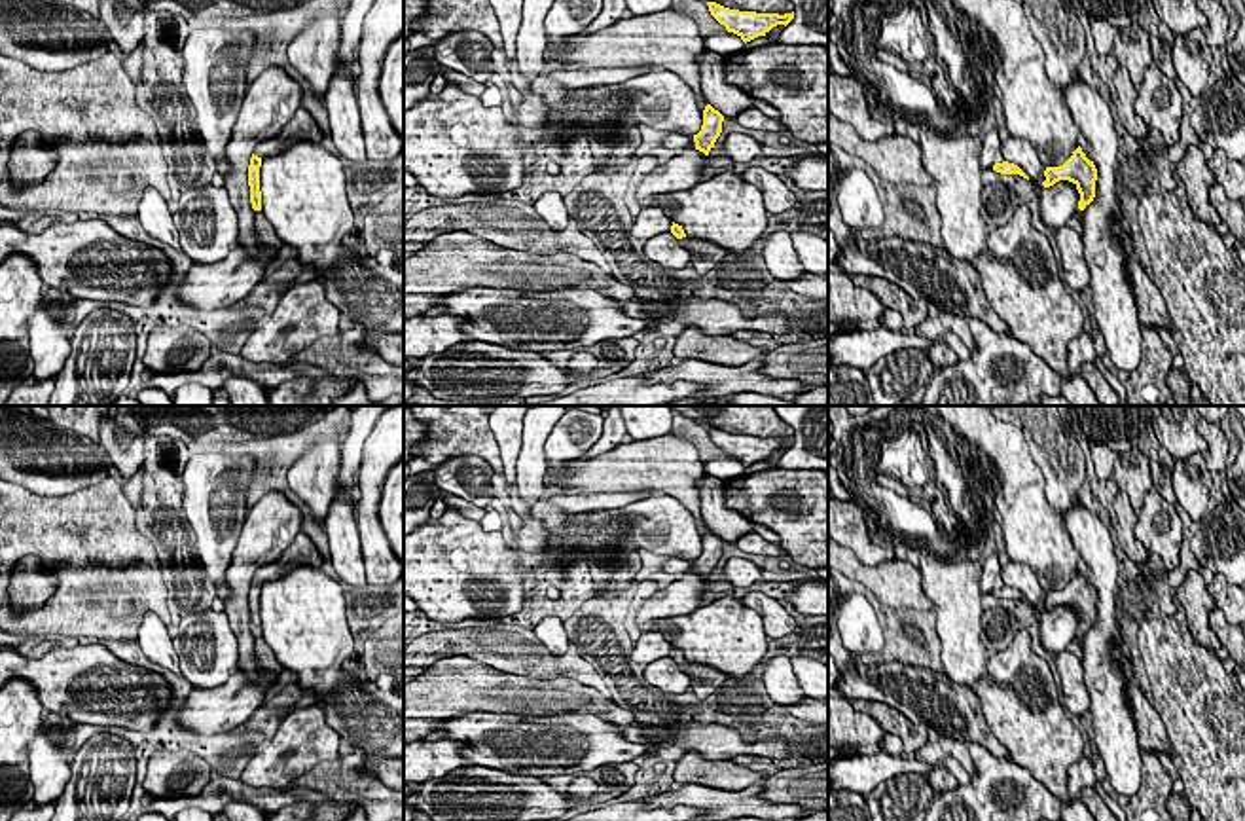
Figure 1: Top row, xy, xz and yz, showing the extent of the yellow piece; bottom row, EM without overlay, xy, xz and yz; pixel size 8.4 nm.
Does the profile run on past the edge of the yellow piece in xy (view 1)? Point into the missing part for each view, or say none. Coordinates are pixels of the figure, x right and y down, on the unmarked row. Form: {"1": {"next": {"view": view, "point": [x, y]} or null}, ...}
{"1": {"next": {"view": "xy", "point": [271, 573]}}}

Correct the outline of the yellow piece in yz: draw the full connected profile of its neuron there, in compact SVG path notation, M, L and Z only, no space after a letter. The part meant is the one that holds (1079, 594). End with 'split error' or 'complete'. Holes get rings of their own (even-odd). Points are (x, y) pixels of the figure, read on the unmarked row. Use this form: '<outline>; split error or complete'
M1080 571L1063 590L1046 592L1044 601L1046 601L1046 605L1042 607L1044 612L1050 612L1059 605L1073 607L1080 618L1078 626L1080 635L1084 635L1095 622L1097 593L1093 586L1086 582Z; complete

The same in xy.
M271 563L267 569L256 567L254 578L248 590L248 611L250 611L250 628L254 635L262 635L262 616L260 616L260 592L265 580L277 580L286 575L288 569L280 569L277 563Z; split error

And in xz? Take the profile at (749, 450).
M707 427L711 440L726 451L728 457L737 459L745 468L766 461L777 449L788 449L794 444L792 438L756 438L724 432L716 427Z; complete

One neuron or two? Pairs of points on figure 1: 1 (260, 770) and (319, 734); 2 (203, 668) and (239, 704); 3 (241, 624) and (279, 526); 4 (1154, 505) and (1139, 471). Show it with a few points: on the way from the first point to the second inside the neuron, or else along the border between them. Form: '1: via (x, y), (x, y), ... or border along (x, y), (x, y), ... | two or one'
1: via (275, 770), (285, 770), (306, 749) | one
2: border along (235, 668), (222, 683), (196, 691) | two
3: via (239, 600), (239, 573), (243, 562), (254, 550) | one
4: border along (1153, 484), (1137, 514) | two

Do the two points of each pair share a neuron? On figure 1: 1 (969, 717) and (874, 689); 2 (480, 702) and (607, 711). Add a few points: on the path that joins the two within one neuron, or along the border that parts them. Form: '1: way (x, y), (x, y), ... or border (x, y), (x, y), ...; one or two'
1: way (946, 706), (916, 691), (897, 689); one
2: way (512, 698), (575, 698); one

